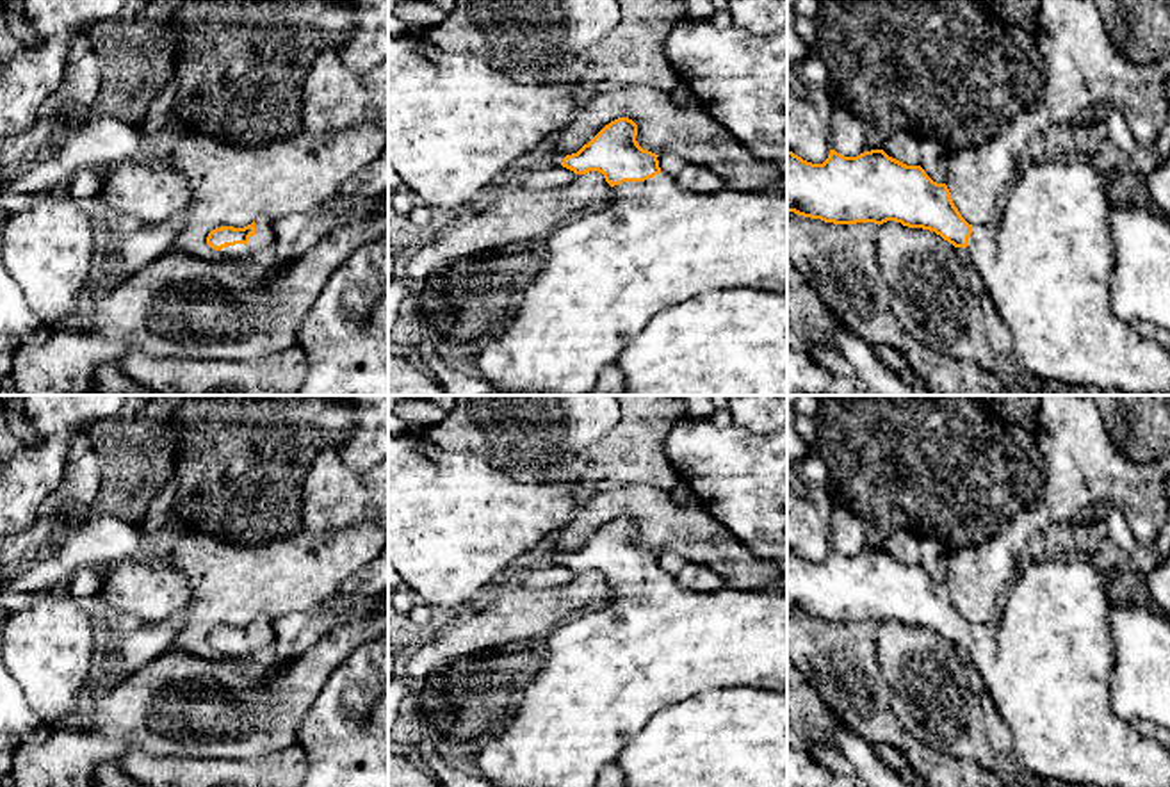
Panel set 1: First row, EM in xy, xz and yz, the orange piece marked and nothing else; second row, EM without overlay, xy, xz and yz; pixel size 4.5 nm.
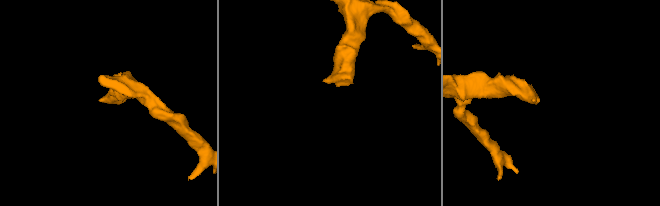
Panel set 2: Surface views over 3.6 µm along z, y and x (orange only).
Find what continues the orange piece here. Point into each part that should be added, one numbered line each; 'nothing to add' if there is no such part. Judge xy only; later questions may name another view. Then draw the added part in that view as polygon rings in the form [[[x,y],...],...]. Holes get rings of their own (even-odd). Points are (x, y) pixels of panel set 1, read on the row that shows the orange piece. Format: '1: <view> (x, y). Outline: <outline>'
1: xy (264, 228). Outline: [[[258,217],[255,221],[255,233],[249,237],[249,242],[226,246],[219,249],[219,256],[233,262],[246,262],[251,255],[265,249],[274,240],[274,223],[269,217]]]

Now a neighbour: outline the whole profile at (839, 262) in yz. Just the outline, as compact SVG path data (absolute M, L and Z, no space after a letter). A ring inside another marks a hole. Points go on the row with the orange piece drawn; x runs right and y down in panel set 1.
M787 212L787 258L851 331L873 347L898 349L930 395L1125 395L1024 370L1004 379L910 337L890 306L890 288L876 256L878 228L874 223L833 224Z

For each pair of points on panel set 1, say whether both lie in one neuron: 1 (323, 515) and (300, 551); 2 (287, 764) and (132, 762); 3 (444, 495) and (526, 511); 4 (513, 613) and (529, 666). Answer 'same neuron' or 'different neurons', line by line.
1: different neurons
2: same neuron
3: same neuron
4: different neurons

